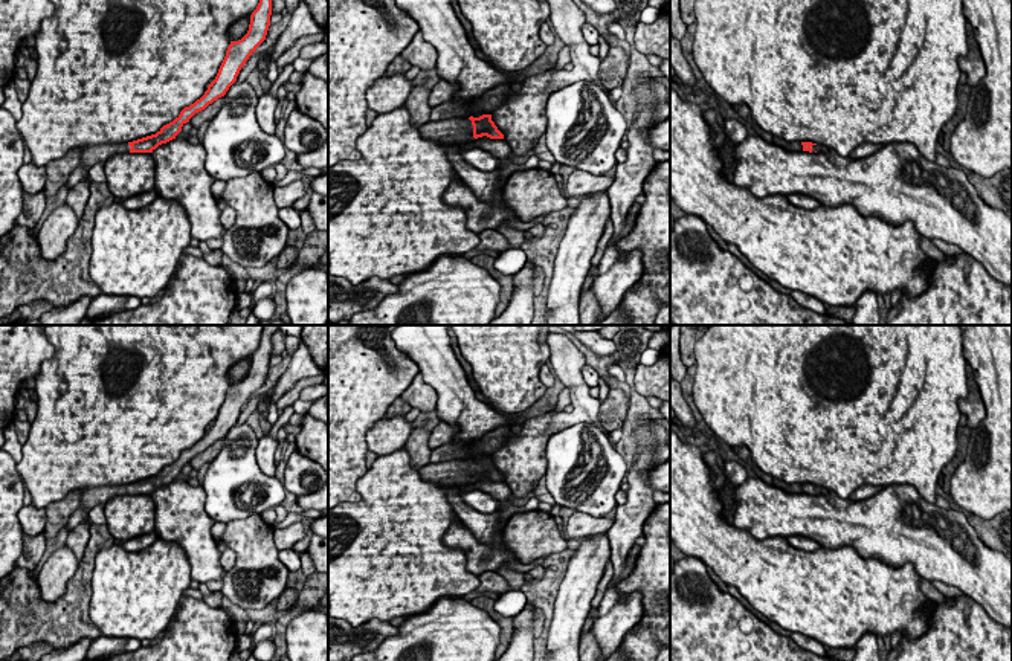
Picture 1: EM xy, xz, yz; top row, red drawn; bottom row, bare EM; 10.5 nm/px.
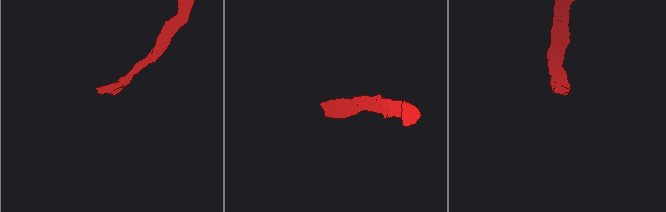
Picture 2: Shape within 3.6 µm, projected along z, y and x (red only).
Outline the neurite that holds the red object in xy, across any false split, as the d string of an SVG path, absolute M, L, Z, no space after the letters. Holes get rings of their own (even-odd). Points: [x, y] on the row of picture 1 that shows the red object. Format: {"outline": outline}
{"outline": "M259 0L256 9L250 15L247 34L230 41L226 56L218 69L215 79L208 85L205 95L169 124L163 125L156 134L128 142L128 143L102 143L81 148L81 166L90 169L95 163L104 163L113 154L122 153L153 153L159 145L166 143L182 131L189 119L205 110L209 104L224 96L229 87L237 81L241 67L256 47L266 40L272 15L272 0Z"}

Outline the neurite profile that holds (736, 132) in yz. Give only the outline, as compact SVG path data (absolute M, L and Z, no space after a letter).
M725 119L724 131L728 142L733 142L733 143L740 143L748 137L746 127L736 119Z

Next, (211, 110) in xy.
M224 96L218 98L212 104L209 104L205 110L195 113L189 122L194 128L200 128L203 122L212 121L215 114L220 111L221 105L224 104Z

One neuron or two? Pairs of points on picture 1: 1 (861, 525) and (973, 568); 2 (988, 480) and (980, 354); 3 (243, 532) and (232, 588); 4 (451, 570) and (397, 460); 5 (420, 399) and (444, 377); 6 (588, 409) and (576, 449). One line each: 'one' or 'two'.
1: one
2: one
3: one
4: one
5: two
6: two

